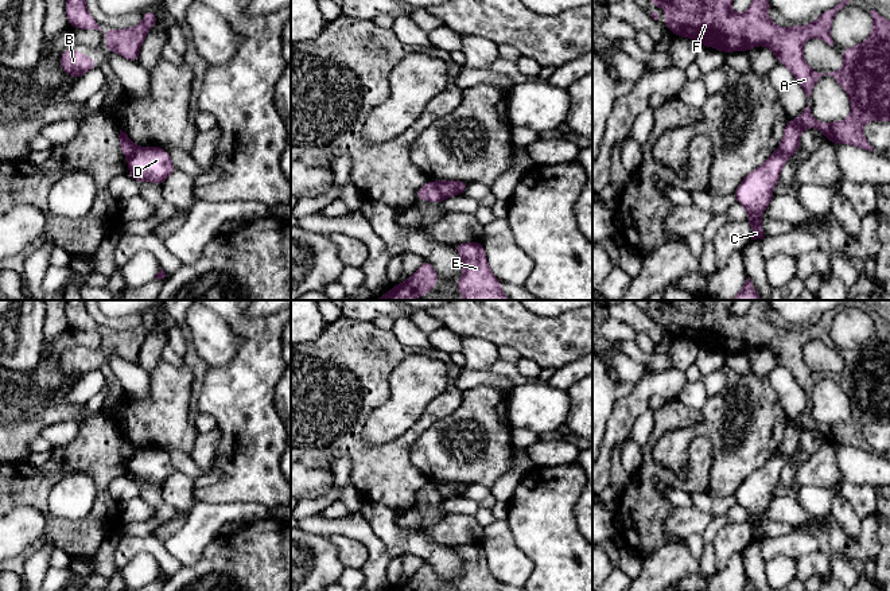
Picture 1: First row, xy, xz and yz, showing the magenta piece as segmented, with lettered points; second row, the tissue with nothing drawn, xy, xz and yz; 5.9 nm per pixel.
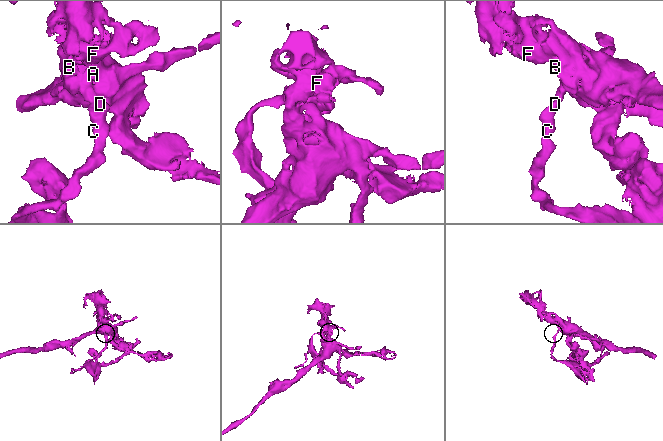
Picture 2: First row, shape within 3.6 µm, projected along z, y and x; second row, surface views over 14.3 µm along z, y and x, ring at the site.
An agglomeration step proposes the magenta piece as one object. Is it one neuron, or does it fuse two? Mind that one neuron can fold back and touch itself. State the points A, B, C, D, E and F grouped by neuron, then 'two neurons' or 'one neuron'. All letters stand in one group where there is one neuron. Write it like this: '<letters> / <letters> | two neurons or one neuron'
A B E F / C D | two neurons

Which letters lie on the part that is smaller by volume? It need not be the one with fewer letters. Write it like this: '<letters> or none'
C, D

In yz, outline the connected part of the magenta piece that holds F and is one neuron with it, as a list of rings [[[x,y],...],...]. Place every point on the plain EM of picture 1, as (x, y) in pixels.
[[[650,300],[650,303],[656,311],[662,306],[666,308],[665,326],[672,335],[695,341],[703,347],[726,355],[767,347],[777,362],[789,370],[808,400],[816,384],[825,376],[812,372],[805,365],[802,346],[812,339],[820,339],[833,347],[831,338],[833,319],[839,311],[852,306],[852,300],[843,300],[836,308],[821,314],[812,324],[784,330],[769,320],[767,312],[772,306],[767,300],[753,300],[750,310],[743,315],[732,312],[732,300]]]

